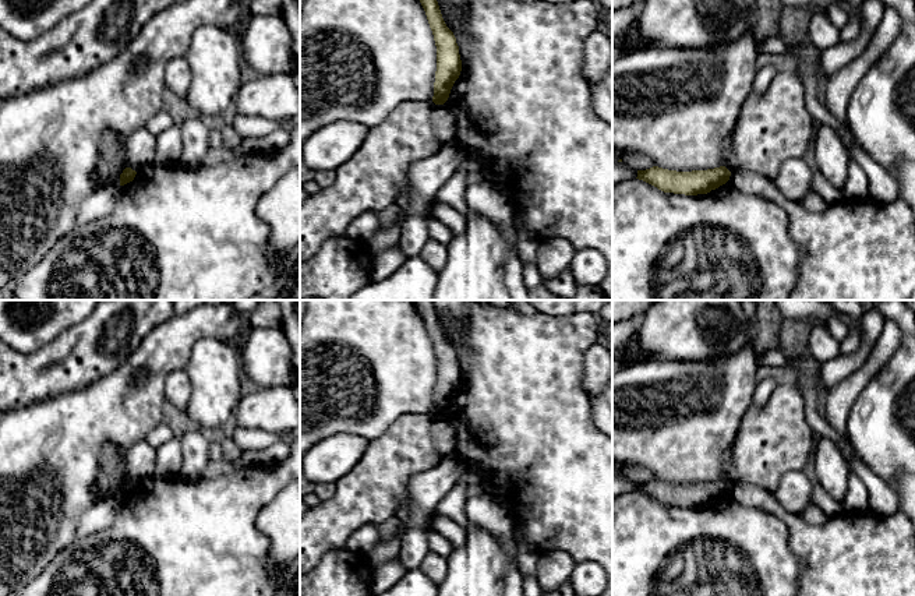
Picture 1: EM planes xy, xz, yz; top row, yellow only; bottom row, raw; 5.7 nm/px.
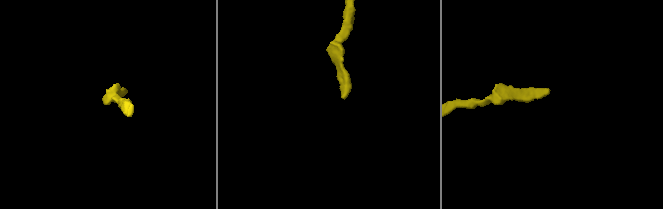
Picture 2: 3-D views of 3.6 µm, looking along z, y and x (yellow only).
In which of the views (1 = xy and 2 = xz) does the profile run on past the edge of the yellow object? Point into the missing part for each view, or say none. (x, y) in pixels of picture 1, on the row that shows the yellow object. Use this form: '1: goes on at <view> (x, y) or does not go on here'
1: does not go on here
2: does not go on here

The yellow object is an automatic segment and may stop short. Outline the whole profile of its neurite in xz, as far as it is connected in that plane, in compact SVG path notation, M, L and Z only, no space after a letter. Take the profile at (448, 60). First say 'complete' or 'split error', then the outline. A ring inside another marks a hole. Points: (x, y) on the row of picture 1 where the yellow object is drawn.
complete; M420 0L437 46L437 71L432 102L444 105L462 71L459 46L453 32L446 27L437 0Z

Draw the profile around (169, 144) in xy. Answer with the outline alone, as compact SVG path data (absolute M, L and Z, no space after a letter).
M173 126L156 135L156 149L152 163L179 165L183 151L183 138L179 126Z

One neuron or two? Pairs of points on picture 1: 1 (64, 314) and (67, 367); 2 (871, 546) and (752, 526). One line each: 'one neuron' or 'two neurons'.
1: two neurons
2: two neurons

